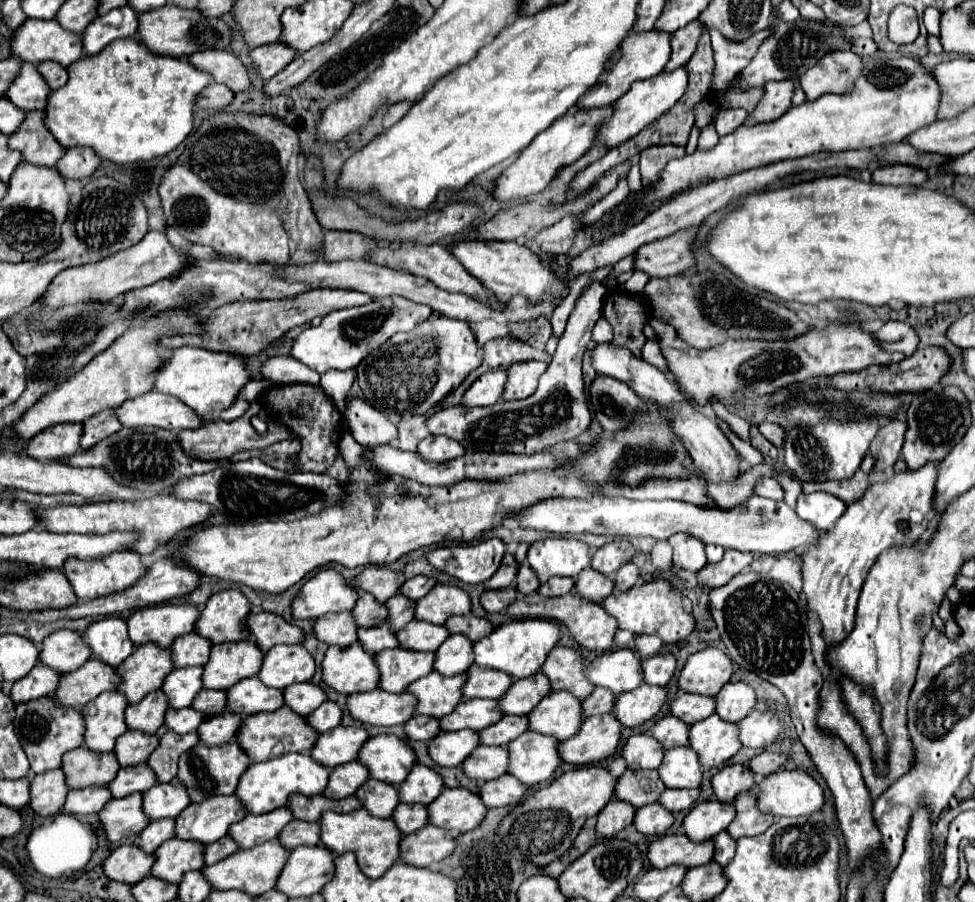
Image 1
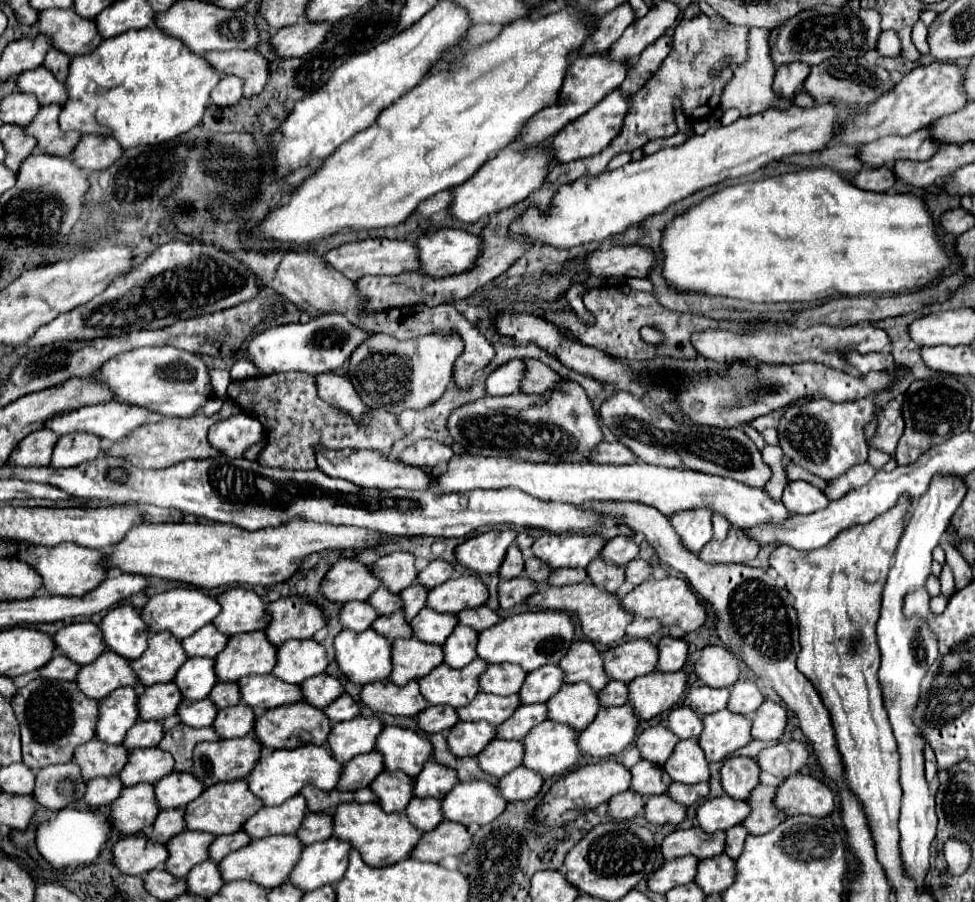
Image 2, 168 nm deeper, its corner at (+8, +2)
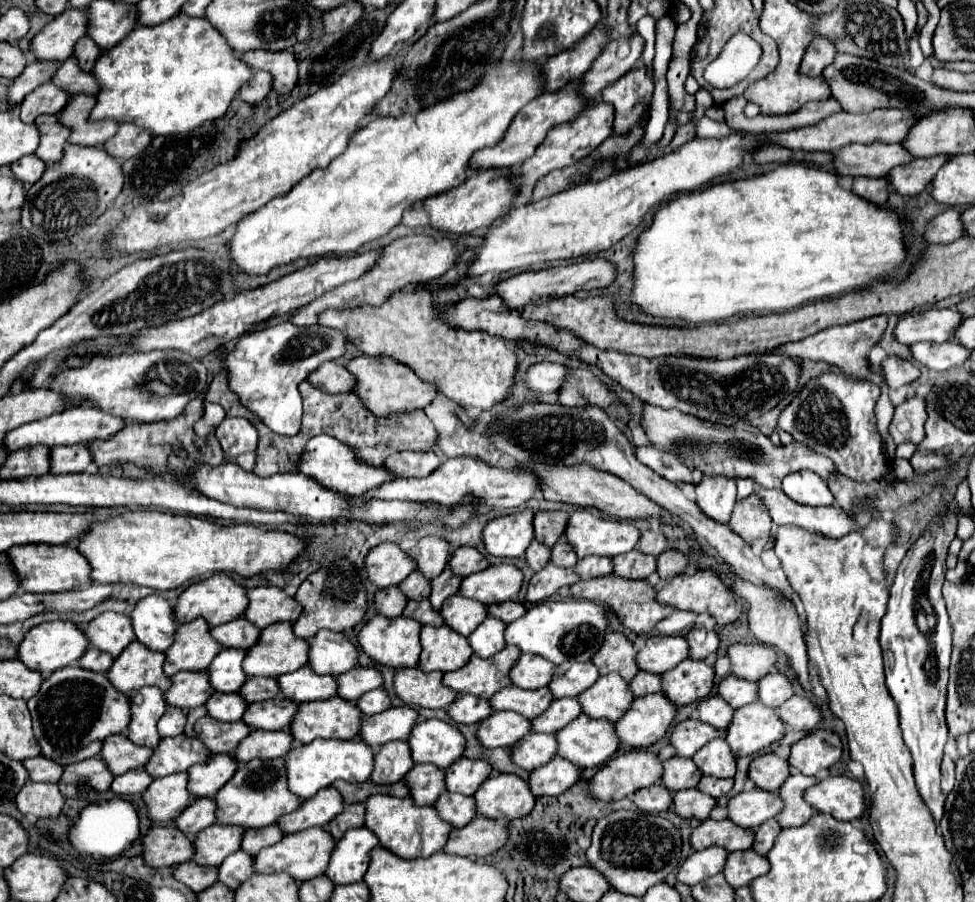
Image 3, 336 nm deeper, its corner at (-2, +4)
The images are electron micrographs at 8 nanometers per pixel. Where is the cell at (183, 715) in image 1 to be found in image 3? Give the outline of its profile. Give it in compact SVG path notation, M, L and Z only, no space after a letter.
M213 693L207 701L209 715L217 721L239 721L249 703L239 693Z

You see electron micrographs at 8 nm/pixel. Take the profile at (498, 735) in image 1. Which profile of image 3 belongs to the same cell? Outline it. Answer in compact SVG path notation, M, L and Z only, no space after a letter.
M575 697L573 699L555 699L543 715L533 719L533 731L535 733L557 733L567 723L577 719L581 715L581 711L583 709L579 707L579 701Z

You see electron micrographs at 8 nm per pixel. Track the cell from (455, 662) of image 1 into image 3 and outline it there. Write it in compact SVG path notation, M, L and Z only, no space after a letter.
M487 617L483 621L483 625L479 625L471 635L469 635L469 643L473 647L473 653L487 659L493 657L495 653L499 653L505 647L505 639L503 639L503 631L505 631L505 623L501 619L495 617Z

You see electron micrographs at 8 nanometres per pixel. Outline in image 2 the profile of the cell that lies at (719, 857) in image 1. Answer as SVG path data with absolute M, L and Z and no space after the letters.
M737 825L733 829L727 829L725 833L727 833L727 839L725 839L725 855L731 857L731 859L737 859L739 853L741 853L741 849L743 849L743 841L747 837L747 831L741 825Z

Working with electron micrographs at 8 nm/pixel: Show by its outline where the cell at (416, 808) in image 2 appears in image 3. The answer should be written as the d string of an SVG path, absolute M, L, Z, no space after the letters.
M445 791L439 801L435 803L435 809L439 811L439 815L451 823L453 827L465 827L475 815L475 797L467 797L467 795L459 795L459 793L449 793Z

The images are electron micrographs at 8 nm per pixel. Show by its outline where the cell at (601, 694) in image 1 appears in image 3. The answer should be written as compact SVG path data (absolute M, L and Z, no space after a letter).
M639 671L637 677L629 685L631 685L631 691L635 693L635 697L655 693L655 691L661 691L661 675L649 673L649 671Z

